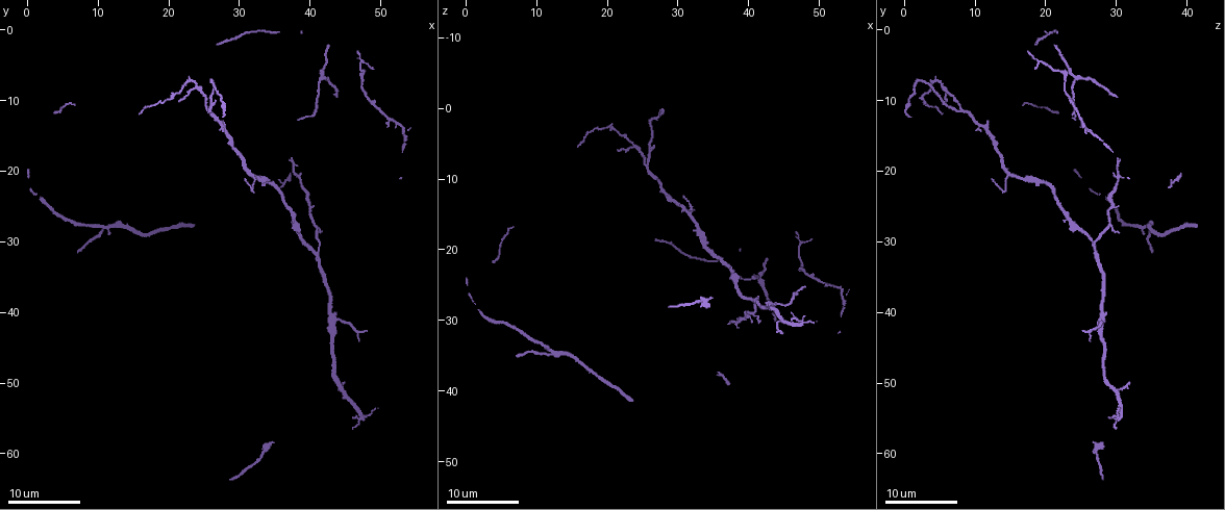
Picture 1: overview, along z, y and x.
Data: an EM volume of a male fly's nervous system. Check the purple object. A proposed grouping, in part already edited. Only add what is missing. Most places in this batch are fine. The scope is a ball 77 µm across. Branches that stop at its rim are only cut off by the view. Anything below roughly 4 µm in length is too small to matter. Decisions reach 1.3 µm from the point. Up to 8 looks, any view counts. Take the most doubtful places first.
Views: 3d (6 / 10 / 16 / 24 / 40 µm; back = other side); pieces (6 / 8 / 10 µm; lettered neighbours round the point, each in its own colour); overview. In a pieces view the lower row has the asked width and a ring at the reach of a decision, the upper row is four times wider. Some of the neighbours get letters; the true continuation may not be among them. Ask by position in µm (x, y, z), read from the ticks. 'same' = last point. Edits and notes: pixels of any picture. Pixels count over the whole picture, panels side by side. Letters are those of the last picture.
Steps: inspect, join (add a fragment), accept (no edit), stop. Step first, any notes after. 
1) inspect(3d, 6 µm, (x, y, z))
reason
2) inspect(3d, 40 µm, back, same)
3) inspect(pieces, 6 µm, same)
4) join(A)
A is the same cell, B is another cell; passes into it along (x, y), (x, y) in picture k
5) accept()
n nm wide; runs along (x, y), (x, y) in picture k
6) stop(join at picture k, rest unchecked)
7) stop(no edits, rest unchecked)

inspect(3d, 10 µm, (27.5, 12.0, 0.5))

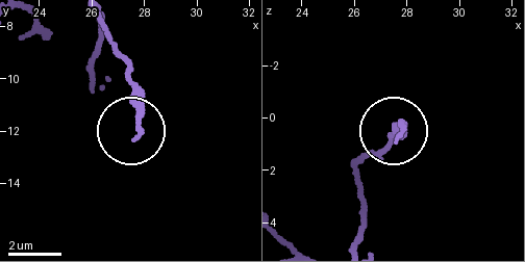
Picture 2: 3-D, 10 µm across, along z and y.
inspect(pieces, 6 µm, (27.7, 12.3, 0.8))

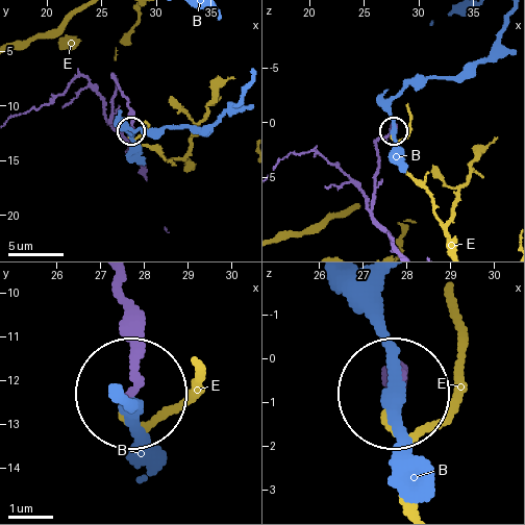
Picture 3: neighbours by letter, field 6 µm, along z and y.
accept()
B and E are other cells; runs along (123, 286), (134, 395) in picture 3; none of them fits

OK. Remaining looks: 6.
inspect(pieces, 10 µm, (48.0, 42.5, 25.0))
free end

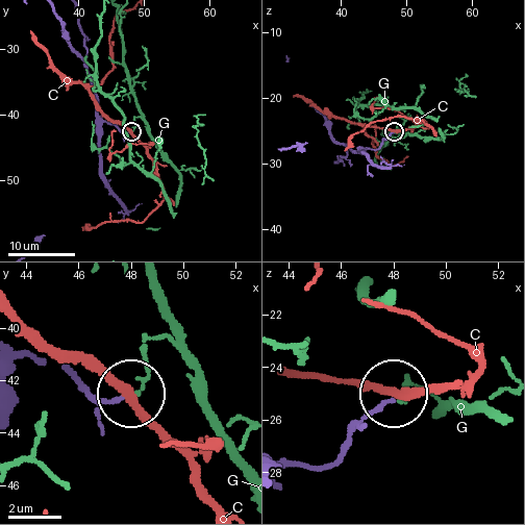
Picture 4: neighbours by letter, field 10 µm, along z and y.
accept()
C and G are other cells; runs along (77, 376), (97, 394), (128, 397) in picture 4; no lettered fragment goes on from it

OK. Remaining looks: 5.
inspect(pieces, 10 µm, (21.5, 10.0, 6.0))
thin end

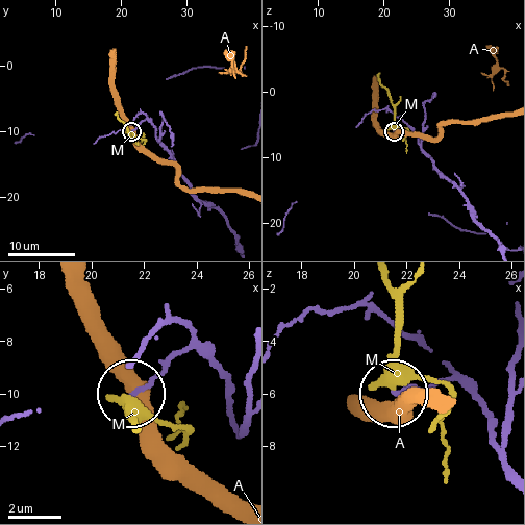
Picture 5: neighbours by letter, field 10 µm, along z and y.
accept()
A and M are other cells; none of them fits

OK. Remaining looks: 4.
inspect(pieces, 10 µm, (30.5, 21.0, 12.5))
an open end

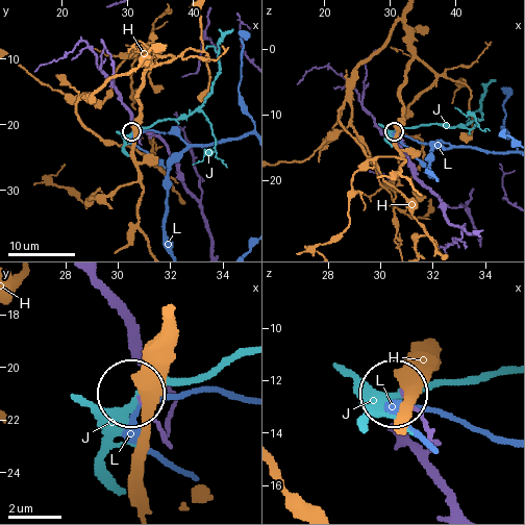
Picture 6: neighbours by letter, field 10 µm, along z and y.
accept()
120 nm wide; H, J and L are other cells; runs along (458, 502), (431, 461), (436, 442), (427, 421), (402, 395) in picture 6; none of them fits

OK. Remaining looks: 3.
stop(no edits, rest unchecked)

